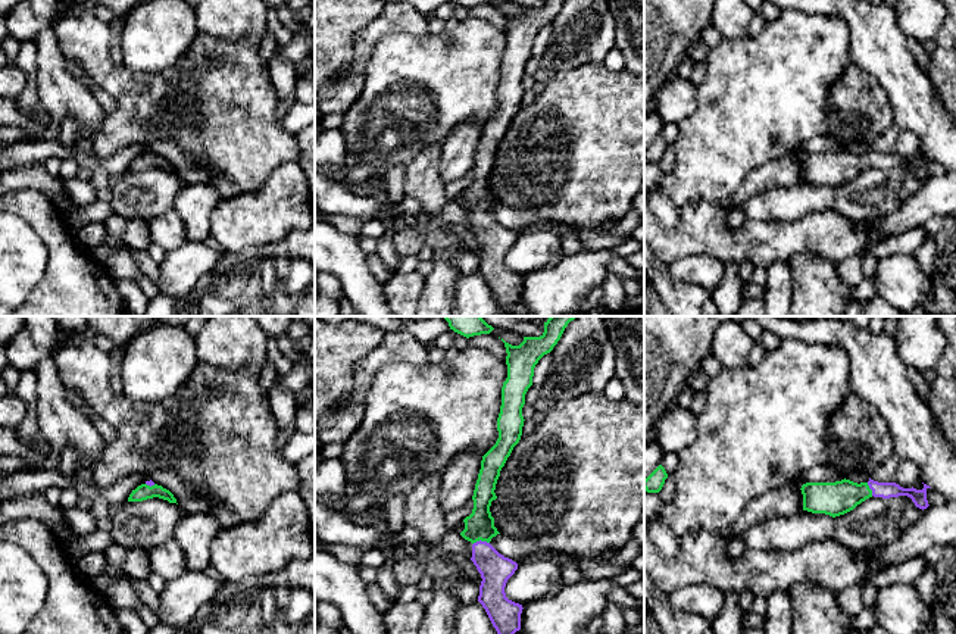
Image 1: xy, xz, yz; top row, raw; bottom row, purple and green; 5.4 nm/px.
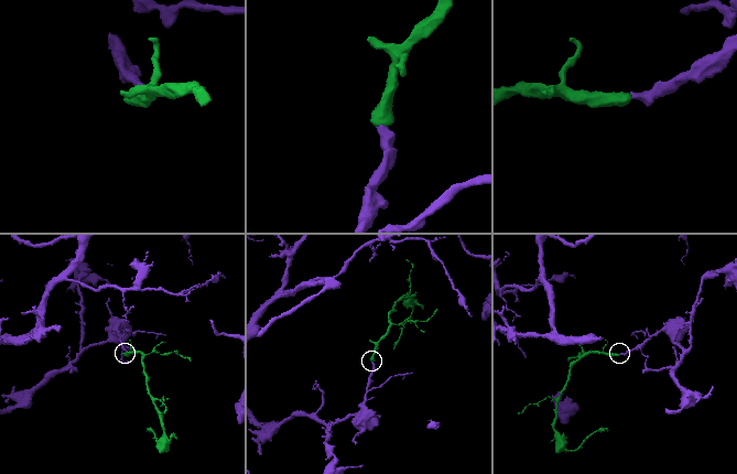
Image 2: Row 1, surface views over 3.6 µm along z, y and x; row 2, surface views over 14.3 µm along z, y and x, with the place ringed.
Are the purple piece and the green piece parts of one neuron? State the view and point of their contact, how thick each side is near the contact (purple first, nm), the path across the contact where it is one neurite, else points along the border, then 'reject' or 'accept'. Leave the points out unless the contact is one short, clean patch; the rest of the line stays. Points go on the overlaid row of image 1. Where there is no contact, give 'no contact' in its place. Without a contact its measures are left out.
xz (480, 540) | 170/160 nm | across xz (494, 568), (484, 556), (480, 540), (480, 525) | accept

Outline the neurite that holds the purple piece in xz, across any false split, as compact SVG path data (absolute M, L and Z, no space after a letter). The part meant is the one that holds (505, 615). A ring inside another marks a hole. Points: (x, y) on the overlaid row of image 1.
M550 316L544 322L544 332L540 337L524 337L524 341L519 346L512 346L502 338L507 353L507 378L502 387L502 406L497 418L499 438L496 444L482 456L481 469L472 496L474 509L472 513L463 519L465 530L460 533L465 540L472 543L471 560L474 562L482 578L478 602L485 609L497 634L515 634L516 631L519 631L521 613L524 608L522 605L515 603L506 597L506 583L518 569L518 563L500 555L490 544L491 538L500 534L494 527L494 518L491 516L490 506L491 502L497 499L494 490L500 477L500 471L522 435L522 427L525 421L522 416L522 407L525 405L525 394L532 385L534 368L544 355L553 350L568 324L575 318L577 316Z

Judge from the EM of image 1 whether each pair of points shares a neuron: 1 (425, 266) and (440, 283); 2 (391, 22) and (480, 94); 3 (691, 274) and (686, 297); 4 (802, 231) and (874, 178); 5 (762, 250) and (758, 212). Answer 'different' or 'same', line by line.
1: different
2: different
3: different
4: different
5: different

